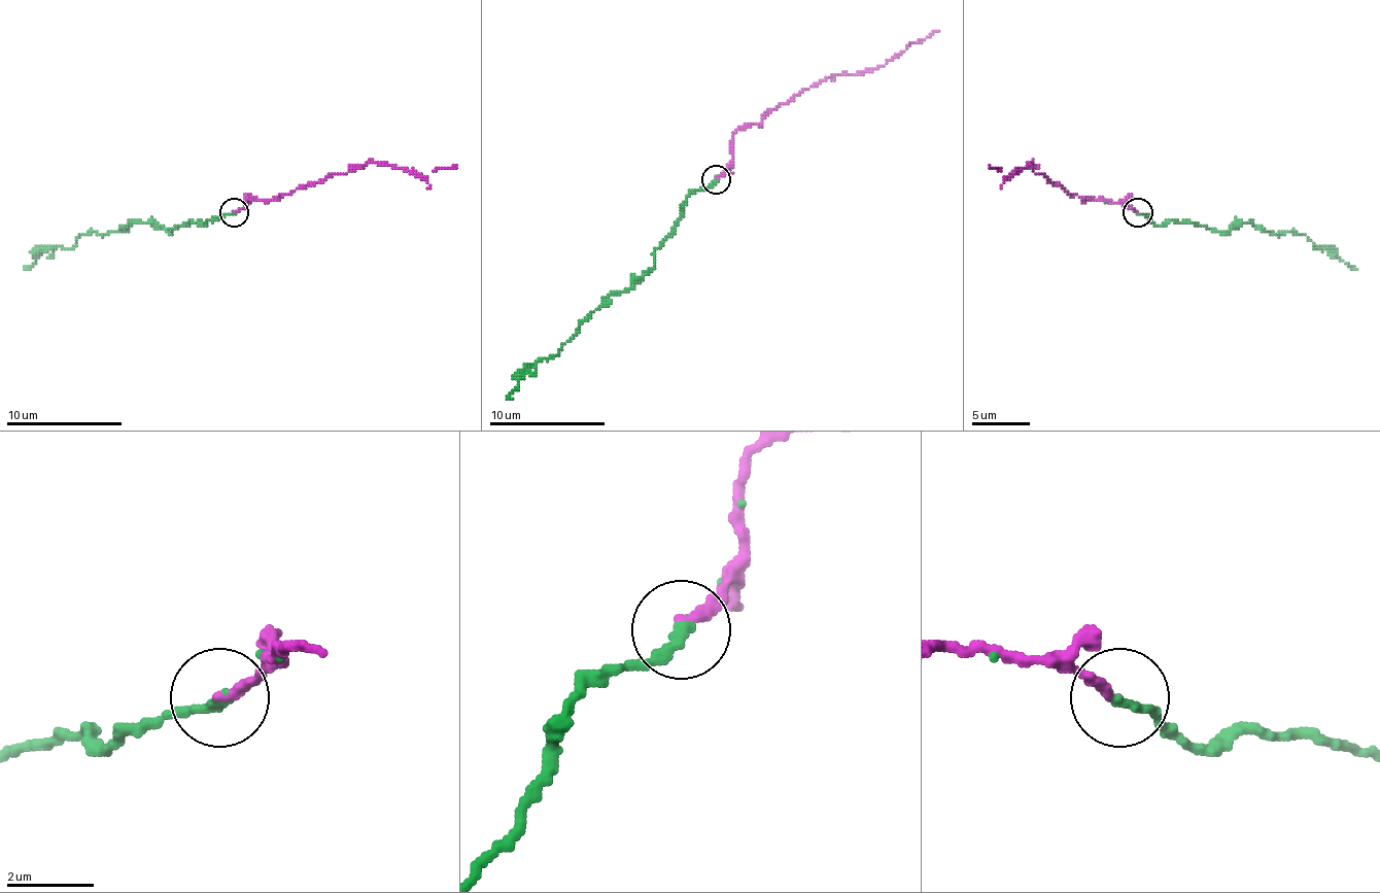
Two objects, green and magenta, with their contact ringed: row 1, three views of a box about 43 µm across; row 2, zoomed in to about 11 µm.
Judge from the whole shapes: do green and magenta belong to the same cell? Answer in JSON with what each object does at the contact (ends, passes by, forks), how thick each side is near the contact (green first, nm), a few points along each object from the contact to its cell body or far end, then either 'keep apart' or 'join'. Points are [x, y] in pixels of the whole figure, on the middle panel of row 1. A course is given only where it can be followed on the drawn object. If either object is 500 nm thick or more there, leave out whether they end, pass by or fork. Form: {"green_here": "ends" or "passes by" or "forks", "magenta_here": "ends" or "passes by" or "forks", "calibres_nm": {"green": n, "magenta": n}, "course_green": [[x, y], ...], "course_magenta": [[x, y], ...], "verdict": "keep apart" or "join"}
{"green_here": "ends", "magenta_here": "ends", "calibres_nm": {"green": 280, "magenta": 260}, "course_green": [[715, 178], [686, 199], [681, 219], [654, 251], [654, 266], [628, 288], [614, 292], [507, 399]], "course_magenta": [[718, 178], [730, 164], [738, 129], [759, 124], [831, 74], [877, 68], [938, 31]], "verdict": "join"}

